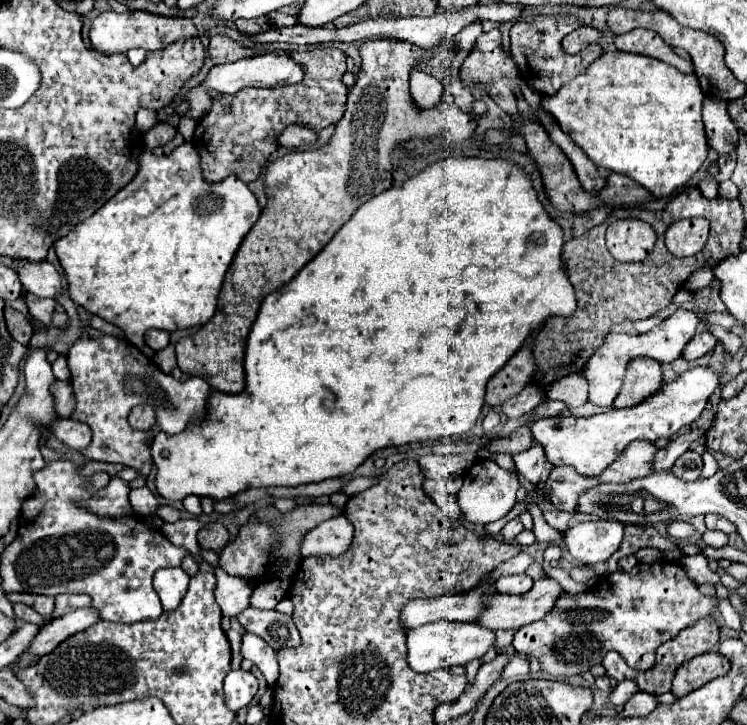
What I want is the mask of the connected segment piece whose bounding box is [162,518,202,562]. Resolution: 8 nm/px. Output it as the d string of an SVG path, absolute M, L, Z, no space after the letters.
M190 518L190 520L178 520L174 524L164 524L162 532L174 546L186 548L190 554L196 556L198 562L202 562L202 558L200 558L201 548L196 540L196 534L200 528L202 528L202 524L196 518Z

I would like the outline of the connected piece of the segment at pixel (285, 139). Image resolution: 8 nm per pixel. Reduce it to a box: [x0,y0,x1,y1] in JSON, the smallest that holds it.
[278,124,318,148]

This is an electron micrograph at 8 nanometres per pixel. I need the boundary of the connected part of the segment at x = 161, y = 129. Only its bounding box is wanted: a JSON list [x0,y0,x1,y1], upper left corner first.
[144,122,176,150]

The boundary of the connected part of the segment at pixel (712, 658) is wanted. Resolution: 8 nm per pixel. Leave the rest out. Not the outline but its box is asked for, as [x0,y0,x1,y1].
[672,652,730,696]

